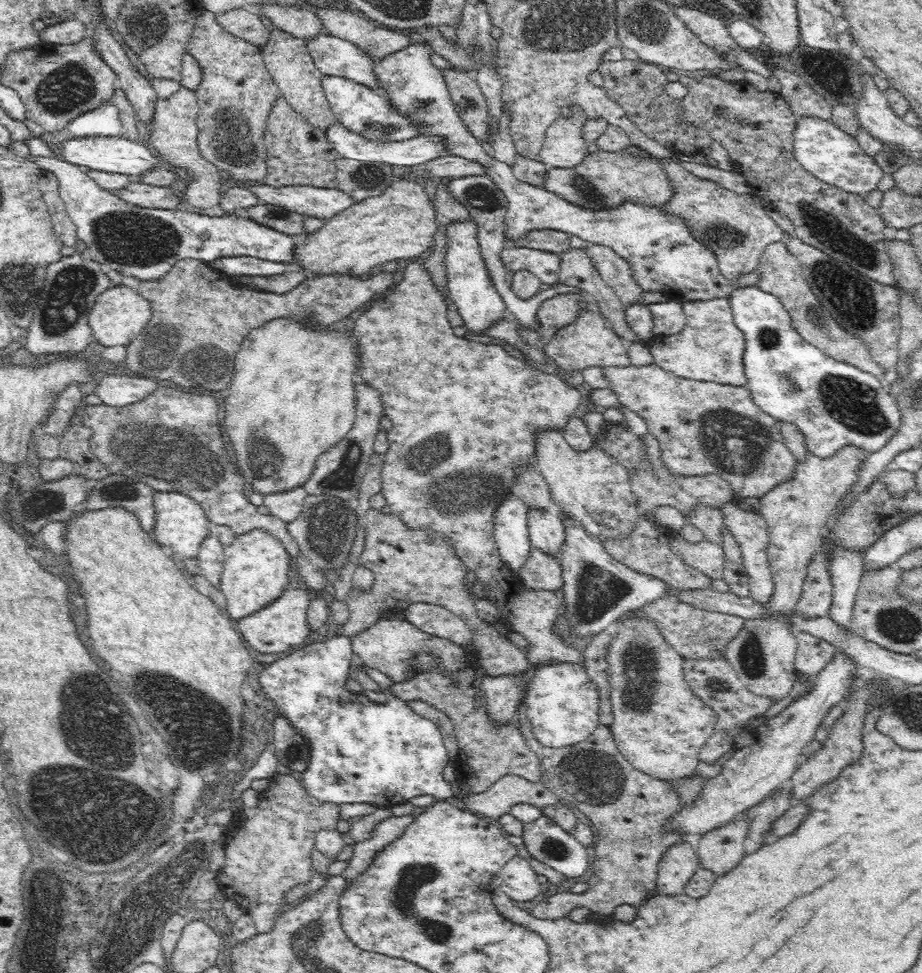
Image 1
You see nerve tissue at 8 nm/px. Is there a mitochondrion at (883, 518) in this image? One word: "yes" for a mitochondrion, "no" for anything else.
no

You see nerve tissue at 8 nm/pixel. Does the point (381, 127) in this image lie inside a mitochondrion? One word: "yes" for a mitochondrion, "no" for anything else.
yes

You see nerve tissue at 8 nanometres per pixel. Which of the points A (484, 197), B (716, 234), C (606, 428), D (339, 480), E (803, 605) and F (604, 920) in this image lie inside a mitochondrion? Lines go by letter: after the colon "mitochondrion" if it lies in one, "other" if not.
A: mitochondrion
B: mitochondrion
C: other
D: mitochondrion
E: other
F: other

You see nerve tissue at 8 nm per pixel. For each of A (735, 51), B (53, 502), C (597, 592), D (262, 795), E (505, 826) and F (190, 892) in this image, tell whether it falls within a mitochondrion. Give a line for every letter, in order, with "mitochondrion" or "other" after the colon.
A: other
B: mitochondrion
C: mitochondrion
D: other
E: other
F: other

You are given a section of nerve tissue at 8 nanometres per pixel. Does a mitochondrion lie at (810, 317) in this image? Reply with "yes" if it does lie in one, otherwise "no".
yes

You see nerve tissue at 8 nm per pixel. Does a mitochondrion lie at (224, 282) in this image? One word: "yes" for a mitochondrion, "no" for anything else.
no

